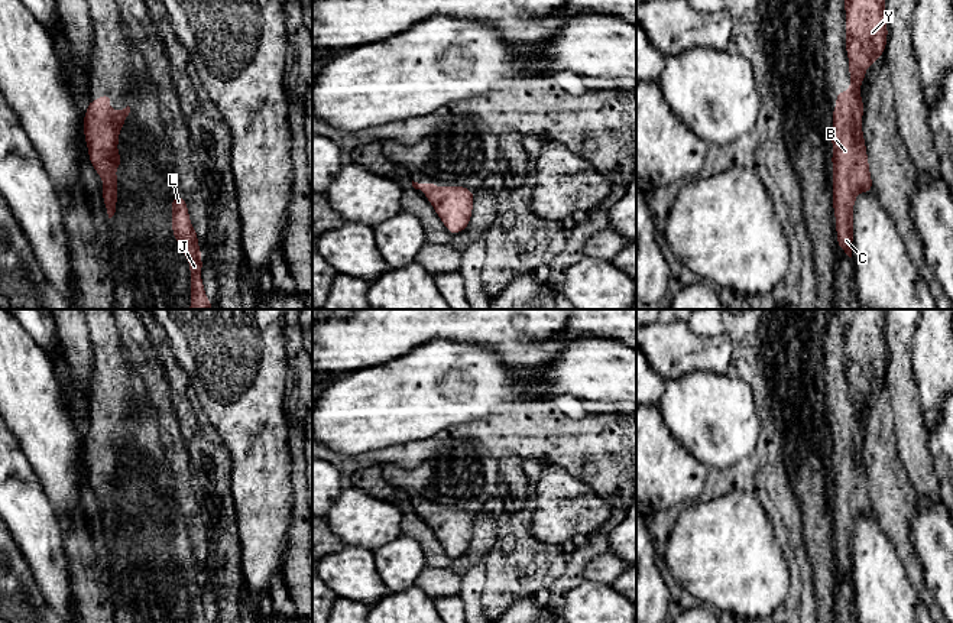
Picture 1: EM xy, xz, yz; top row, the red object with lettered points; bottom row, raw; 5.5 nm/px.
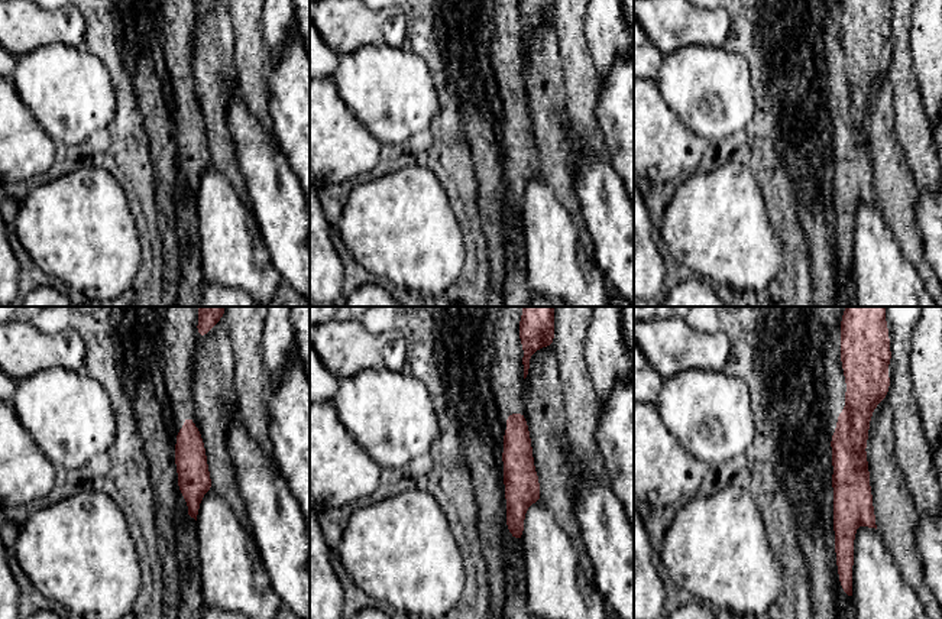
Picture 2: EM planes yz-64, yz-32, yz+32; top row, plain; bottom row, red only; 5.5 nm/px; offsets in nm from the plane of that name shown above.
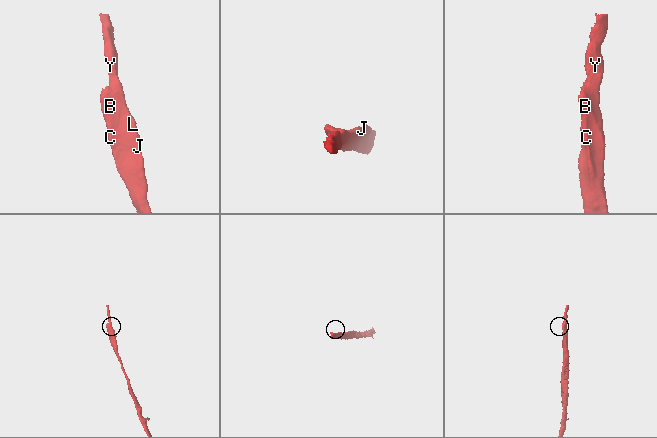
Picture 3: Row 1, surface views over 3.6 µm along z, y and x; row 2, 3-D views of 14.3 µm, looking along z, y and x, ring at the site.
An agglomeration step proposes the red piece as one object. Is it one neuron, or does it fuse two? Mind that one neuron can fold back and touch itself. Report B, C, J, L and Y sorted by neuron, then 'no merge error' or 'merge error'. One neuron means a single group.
groups B C J L Y; no merge error

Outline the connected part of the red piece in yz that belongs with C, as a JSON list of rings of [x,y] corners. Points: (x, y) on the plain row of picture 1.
[[[849,309],[843,330],[852,408],[847,415],[834,419],[837,431],[832,434],[833,535],[837,570],[852,581],[855,523],[859,516],[873,513],[862,454],[860,409],[866,392],[885,377],[885,309]]]

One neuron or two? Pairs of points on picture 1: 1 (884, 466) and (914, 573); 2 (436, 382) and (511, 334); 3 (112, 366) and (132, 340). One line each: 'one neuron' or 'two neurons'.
1: one neuron
2: two neurons
3: two neurons

